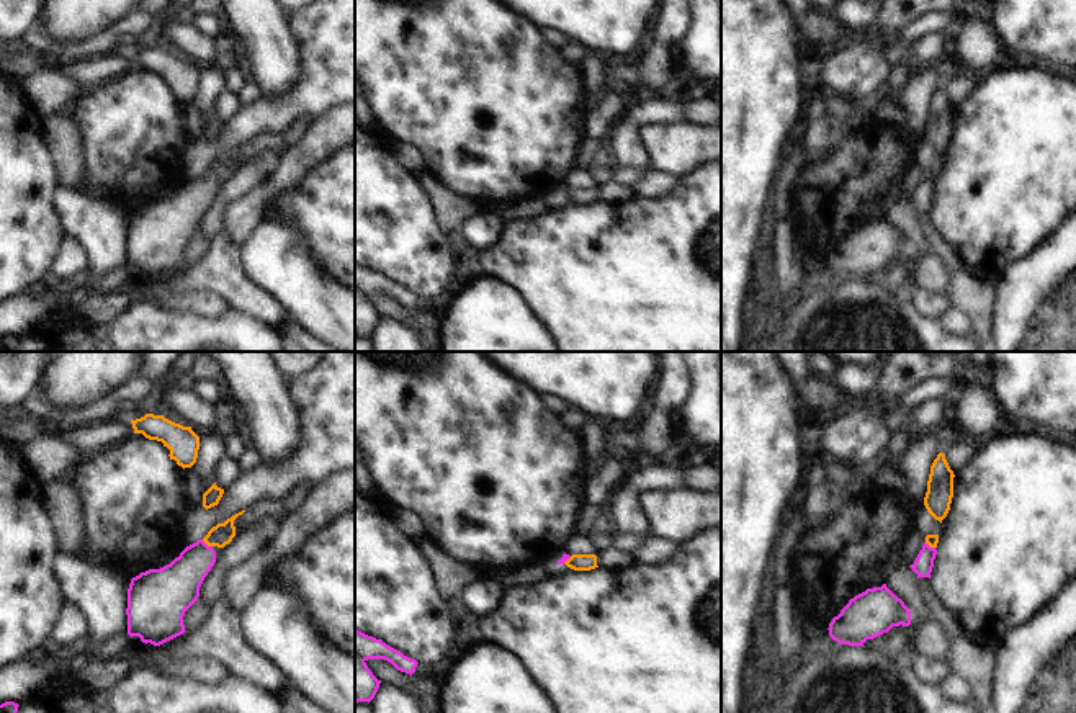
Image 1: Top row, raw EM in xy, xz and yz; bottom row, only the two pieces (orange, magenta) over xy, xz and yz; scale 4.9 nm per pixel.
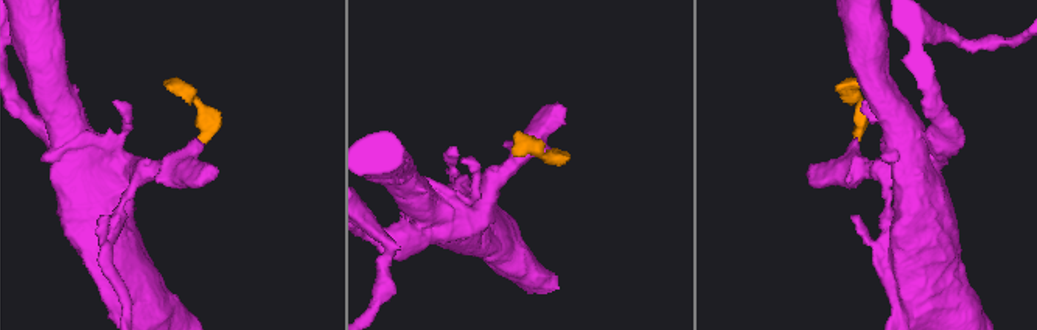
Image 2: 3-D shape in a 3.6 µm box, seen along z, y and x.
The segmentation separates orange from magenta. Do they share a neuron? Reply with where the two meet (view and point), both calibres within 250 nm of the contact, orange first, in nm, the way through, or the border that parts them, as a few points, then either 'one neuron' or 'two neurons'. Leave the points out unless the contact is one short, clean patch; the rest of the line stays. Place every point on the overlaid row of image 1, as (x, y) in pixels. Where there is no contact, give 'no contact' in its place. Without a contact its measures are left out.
contact xy (206, 543); calibres 110 and 220 nm; way xy (223, 533), (206, 543), (177, 584); one neuron

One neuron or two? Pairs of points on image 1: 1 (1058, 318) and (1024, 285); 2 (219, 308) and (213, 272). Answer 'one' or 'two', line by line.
1: one
2: two

